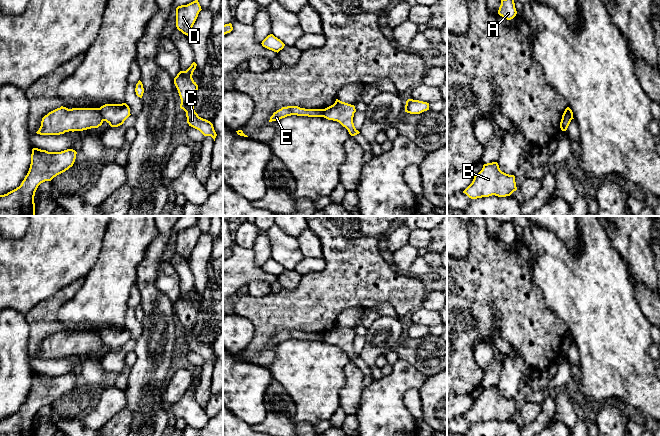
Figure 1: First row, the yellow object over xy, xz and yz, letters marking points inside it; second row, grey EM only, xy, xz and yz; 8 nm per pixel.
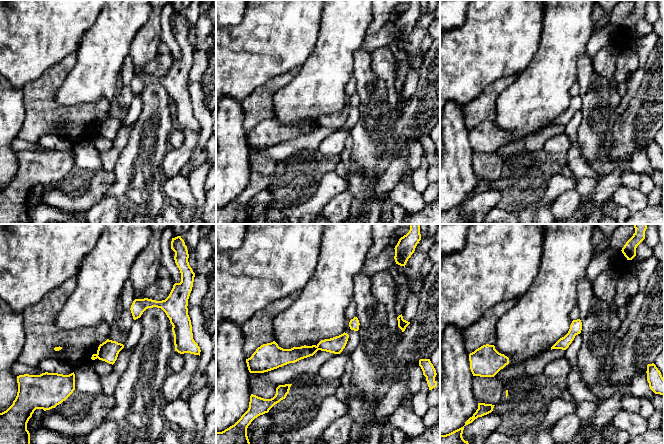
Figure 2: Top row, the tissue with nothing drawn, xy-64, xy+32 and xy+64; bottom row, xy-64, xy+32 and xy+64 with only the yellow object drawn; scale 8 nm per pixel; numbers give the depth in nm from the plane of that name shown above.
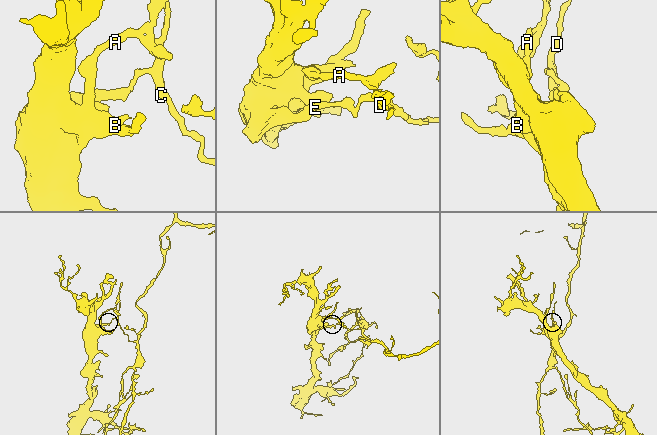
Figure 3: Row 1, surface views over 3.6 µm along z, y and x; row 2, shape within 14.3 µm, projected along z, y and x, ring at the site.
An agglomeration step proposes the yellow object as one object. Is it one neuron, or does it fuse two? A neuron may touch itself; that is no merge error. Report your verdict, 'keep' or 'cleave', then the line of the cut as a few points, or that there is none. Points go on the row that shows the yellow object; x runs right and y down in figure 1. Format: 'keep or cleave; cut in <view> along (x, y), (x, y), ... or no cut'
cleave; cut in xy along (98, 108), (104, 120)

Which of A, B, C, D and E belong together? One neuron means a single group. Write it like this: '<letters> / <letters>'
A B E / C D

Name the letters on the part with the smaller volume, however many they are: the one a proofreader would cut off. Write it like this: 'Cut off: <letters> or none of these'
Cut off: C, D

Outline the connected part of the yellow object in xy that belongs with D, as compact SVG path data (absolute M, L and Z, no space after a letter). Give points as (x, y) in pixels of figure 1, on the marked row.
M198 0L178 6L176 8L177 29L188 36L201 10Z

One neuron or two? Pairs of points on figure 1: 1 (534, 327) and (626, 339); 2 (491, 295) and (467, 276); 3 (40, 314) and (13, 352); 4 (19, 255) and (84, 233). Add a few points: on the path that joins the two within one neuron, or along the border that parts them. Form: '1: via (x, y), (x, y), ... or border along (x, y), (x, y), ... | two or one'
1: border along (553, 311), (566, 323), (568, 330) | two
2: via (485, 290), (481, 290), (473, 282) | one
3: border along (24, 315), (29, 326), (28, 351) | two
4: via (35, 255), (51, 255), (68, 238) | one

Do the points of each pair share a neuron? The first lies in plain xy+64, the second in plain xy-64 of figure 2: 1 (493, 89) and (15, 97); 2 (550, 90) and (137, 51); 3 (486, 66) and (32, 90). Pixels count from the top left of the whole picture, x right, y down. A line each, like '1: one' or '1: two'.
1: two
2: two
3: two

